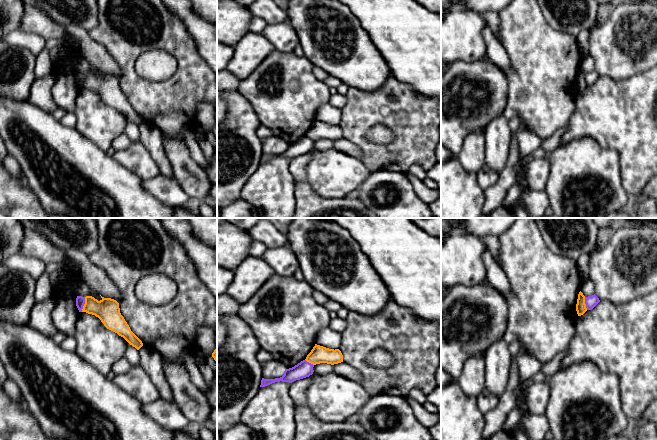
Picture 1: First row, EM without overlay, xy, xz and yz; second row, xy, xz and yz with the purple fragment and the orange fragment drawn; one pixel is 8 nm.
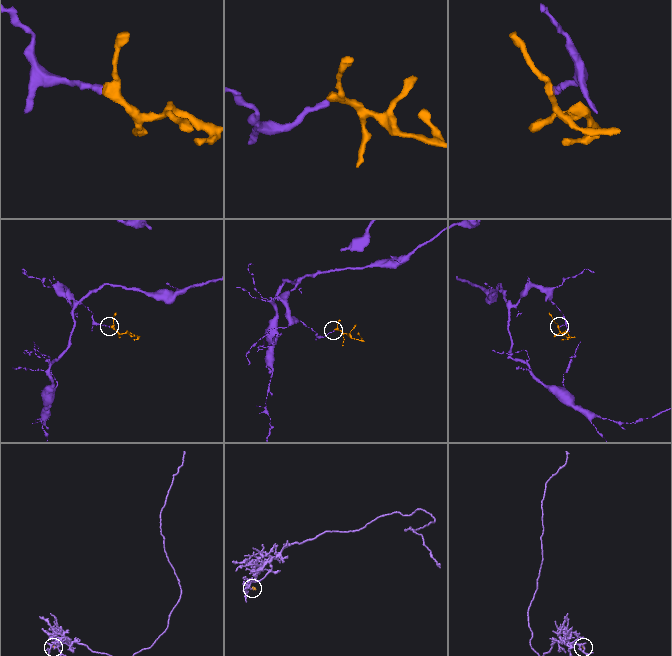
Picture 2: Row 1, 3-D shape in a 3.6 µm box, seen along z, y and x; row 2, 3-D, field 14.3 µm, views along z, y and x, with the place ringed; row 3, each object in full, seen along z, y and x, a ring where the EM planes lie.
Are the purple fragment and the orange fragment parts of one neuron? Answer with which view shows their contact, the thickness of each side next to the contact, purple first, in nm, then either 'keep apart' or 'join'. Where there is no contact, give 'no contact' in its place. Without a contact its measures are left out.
contact in xy; calibres 80 and 190 nm; keep apart

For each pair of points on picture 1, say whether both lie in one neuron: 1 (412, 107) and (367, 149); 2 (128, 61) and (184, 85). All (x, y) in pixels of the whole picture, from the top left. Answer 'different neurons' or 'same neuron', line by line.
1: same neuron
2: same neuron

